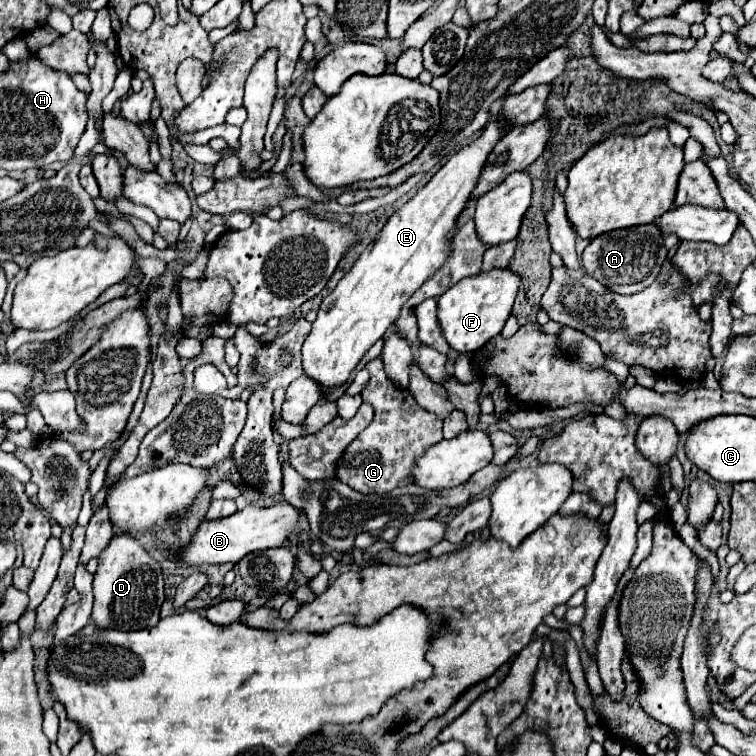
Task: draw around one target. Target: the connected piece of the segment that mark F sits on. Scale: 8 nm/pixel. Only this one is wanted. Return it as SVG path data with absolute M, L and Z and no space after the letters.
M508 268L492 270L488 274L480 272L476 276L464 278L462 282L456 282L456 286L450 286L438 298L438 324L450 348L456 352L476 354L480 348L484 348L484 344L498 336L512 312L518 286L520 278L516 278Z

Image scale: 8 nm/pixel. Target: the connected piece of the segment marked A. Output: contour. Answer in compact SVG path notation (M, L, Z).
M644 224L626 230L616 230L612 232L612 236L602 234L600 238L590 240L590 244L582 254L582 266L600 284L604 284L606 288L612 286L612 292L636 294L648 288L658 278L666 258L668 258L668 250L664 246L662 232L658 230L656 224Z

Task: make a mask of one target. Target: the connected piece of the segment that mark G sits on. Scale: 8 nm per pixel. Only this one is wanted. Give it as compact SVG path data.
M380 358L372 360L366 370L372 378L362 390L362 398L374 406L376 414L370 426L346 446L336 464L334 476L362 494L386 494L408 478L416 458L420 458L424 450L442 440L442 420L436 414L420 408L406 388L398 388L392 380L388 380Z

